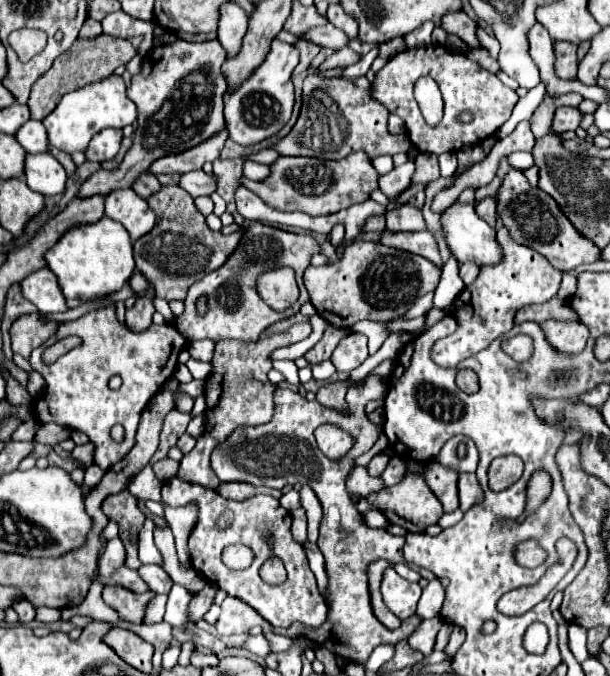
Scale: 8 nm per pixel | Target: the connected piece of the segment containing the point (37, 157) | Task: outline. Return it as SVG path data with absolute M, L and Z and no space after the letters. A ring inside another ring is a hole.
M29 153L25 157L25 183L29 189L51 197L65 189L67 173L51 153Z

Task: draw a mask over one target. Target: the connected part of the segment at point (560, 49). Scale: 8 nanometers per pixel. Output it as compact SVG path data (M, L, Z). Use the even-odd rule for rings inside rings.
M555 41L555 71L561 79L575 79L577 75L577 45Z

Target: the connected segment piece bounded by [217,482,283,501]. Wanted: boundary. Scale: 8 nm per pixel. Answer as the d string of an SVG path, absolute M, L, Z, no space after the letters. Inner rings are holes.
M243 482L221 483L221 485L217 487L217 491L219 491L225 499L237 499L237 501L241 501L241 499L249 499L249 497L251 497L251 495L255 495L255 493L269 493L269 495L273 495L275 499L279 499L279 497L283 495L283 493L281 493L281 491L277 491L277 489L253 487L253 485Z

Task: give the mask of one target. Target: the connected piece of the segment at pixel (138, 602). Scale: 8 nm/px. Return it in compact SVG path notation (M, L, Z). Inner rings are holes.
M105 587L103 589L103 601L113 609L117 611L119 617L127 619L127 621L133 621L133 623L141 623L143 617L145 617L145 603L149 603L149 599L153 599L153 591L147 591L147 593L133 593L125 587Z

